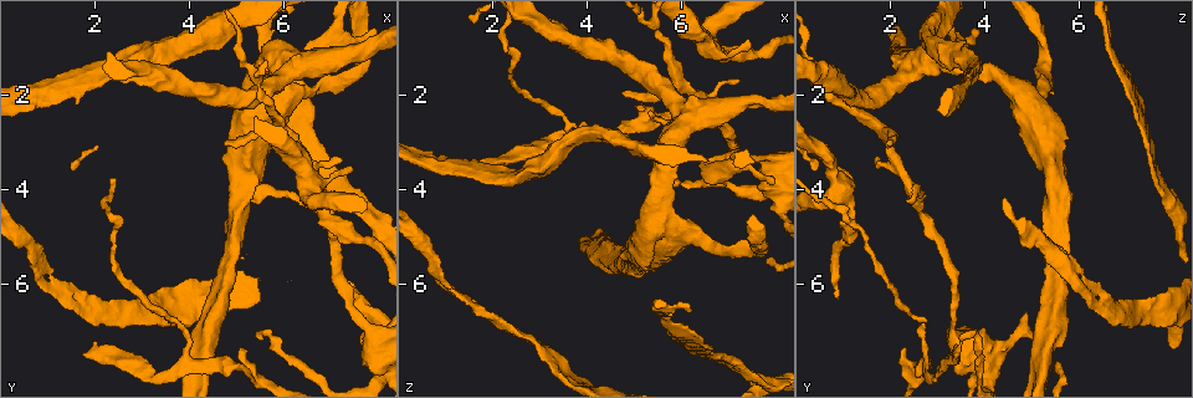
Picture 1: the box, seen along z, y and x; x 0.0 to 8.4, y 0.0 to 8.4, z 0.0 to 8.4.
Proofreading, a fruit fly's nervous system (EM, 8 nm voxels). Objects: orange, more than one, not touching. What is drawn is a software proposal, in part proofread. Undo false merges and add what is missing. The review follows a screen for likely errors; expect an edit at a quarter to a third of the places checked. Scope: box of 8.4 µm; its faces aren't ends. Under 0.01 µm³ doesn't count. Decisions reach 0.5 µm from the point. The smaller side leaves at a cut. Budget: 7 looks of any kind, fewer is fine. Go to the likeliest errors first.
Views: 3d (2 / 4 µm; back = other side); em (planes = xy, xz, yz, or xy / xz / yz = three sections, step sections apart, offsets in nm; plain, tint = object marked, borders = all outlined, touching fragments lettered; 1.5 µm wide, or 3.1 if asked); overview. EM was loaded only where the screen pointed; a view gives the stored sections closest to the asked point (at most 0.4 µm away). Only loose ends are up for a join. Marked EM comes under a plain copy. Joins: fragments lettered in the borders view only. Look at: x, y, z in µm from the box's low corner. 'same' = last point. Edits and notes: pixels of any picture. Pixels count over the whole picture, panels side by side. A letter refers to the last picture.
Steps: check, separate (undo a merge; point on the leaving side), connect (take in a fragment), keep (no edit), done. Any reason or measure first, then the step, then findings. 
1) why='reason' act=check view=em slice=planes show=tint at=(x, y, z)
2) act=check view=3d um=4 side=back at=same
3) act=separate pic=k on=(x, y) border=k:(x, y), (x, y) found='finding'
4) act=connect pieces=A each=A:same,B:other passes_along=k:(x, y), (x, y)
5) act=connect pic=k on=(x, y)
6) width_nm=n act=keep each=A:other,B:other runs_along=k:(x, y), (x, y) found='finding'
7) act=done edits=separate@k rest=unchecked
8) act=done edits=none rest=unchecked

why='tapers out' act=check view=em slice=planes show=borders at=(4.80, 3.05, 1.95)

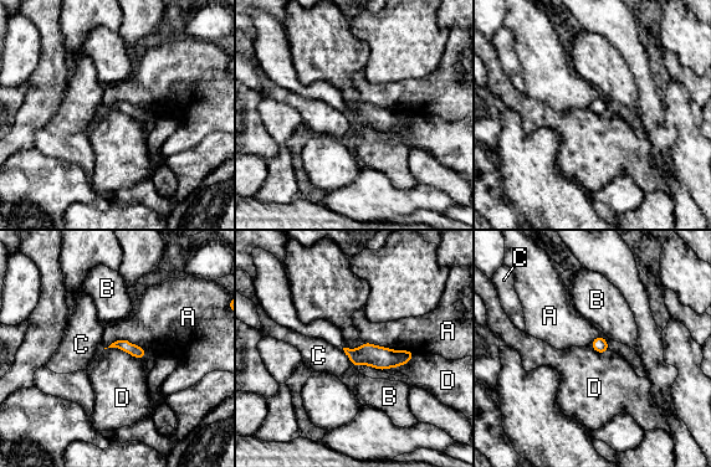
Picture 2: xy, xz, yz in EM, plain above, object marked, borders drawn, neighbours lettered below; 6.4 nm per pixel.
act=keep each=A:other,B:other,C:other,D:other border=2:(105, 348), (122, 349), (141, 360) found='no lettered fragment goes on from it'

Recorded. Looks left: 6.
why='thin end' act=check view=em slice=planes show=borders at=(7.20, 3.35, 1.70)

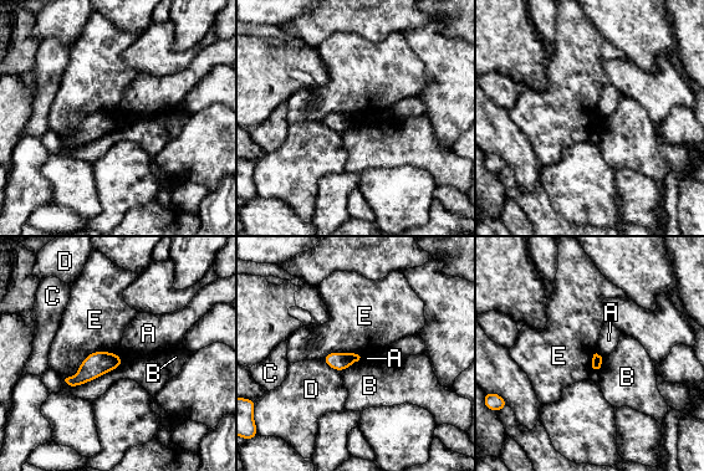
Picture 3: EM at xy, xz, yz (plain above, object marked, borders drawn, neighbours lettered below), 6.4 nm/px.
act=keep each=A:other,B:other,C:other,D:other,E:other border=3:(123, 362), (91, 352), (64, 380) found='none of them fits'

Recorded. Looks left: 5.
why='sudden change in width' act=check view=em slice=planes show=borders at=(7.80, 7.00, 3.35)

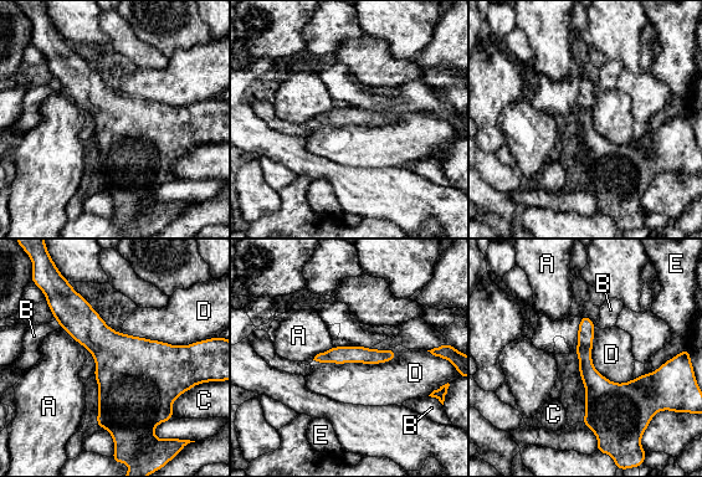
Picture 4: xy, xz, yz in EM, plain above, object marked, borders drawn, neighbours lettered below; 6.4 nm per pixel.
longest_contact=D:550nm act=keep each=A:other,B:other,C:other,D:other,E:other runs_along=4:(393, 355), (329, 355), (318, 358) found='one neuron here'

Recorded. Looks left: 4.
act=done edits=none rest=unchecked

